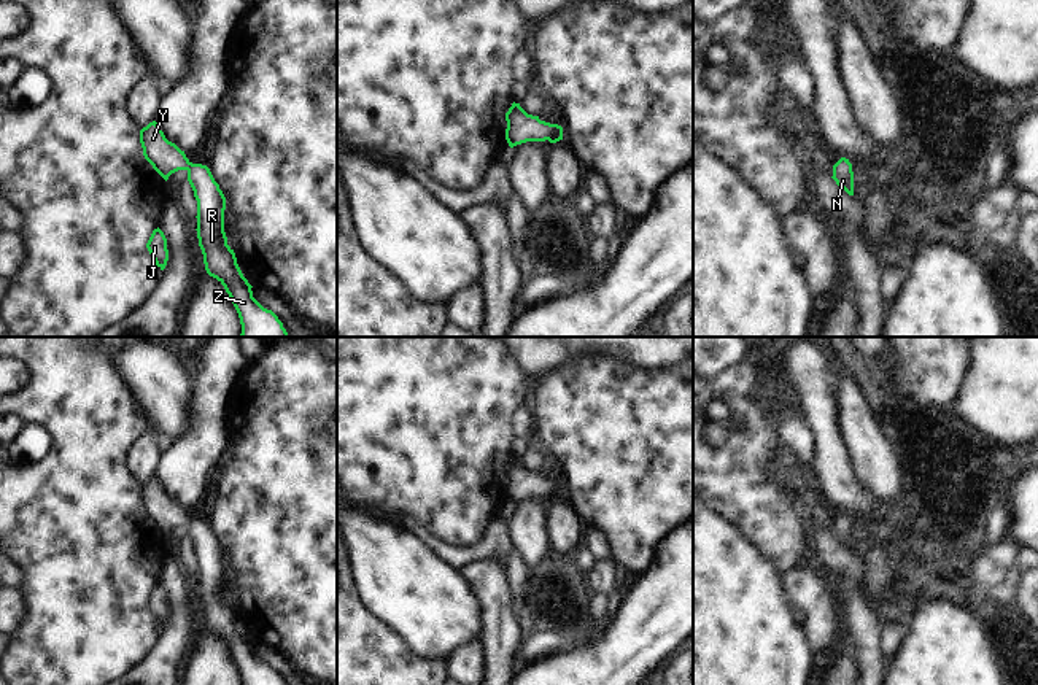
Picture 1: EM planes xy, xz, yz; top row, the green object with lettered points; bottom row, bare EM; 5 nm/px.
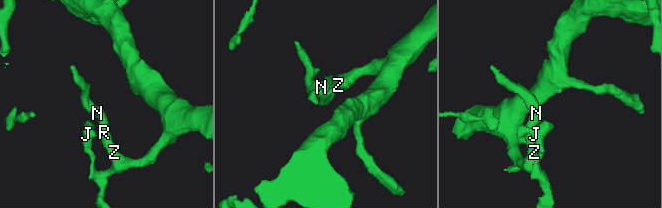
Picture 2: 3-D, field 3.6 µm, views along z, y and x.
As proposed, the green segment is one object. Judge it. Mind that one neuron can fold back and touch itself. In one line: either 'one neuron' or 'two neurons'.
one neuron

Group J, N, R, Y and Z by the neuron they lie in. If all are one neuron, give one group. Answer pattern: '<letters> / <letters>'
J N R Y Z

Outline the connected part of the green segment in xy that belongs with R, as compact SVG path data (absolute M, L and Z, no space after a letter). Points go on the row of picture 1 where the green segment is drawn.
M156 121L140 130L140 143L145 159L165 181L178 170L188 172L188 181L197 200L196 230L205 270L229 294L240 318L240 337L288 337L278 316L253 297L253 286L243 277L235 253L227 245L224 232L226 197L210 168L192 164L184 151L165 138Z

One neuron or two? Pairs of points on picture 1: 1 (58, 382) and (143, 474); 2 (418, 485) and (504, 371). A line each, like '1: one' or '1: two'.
1: two
2: one

